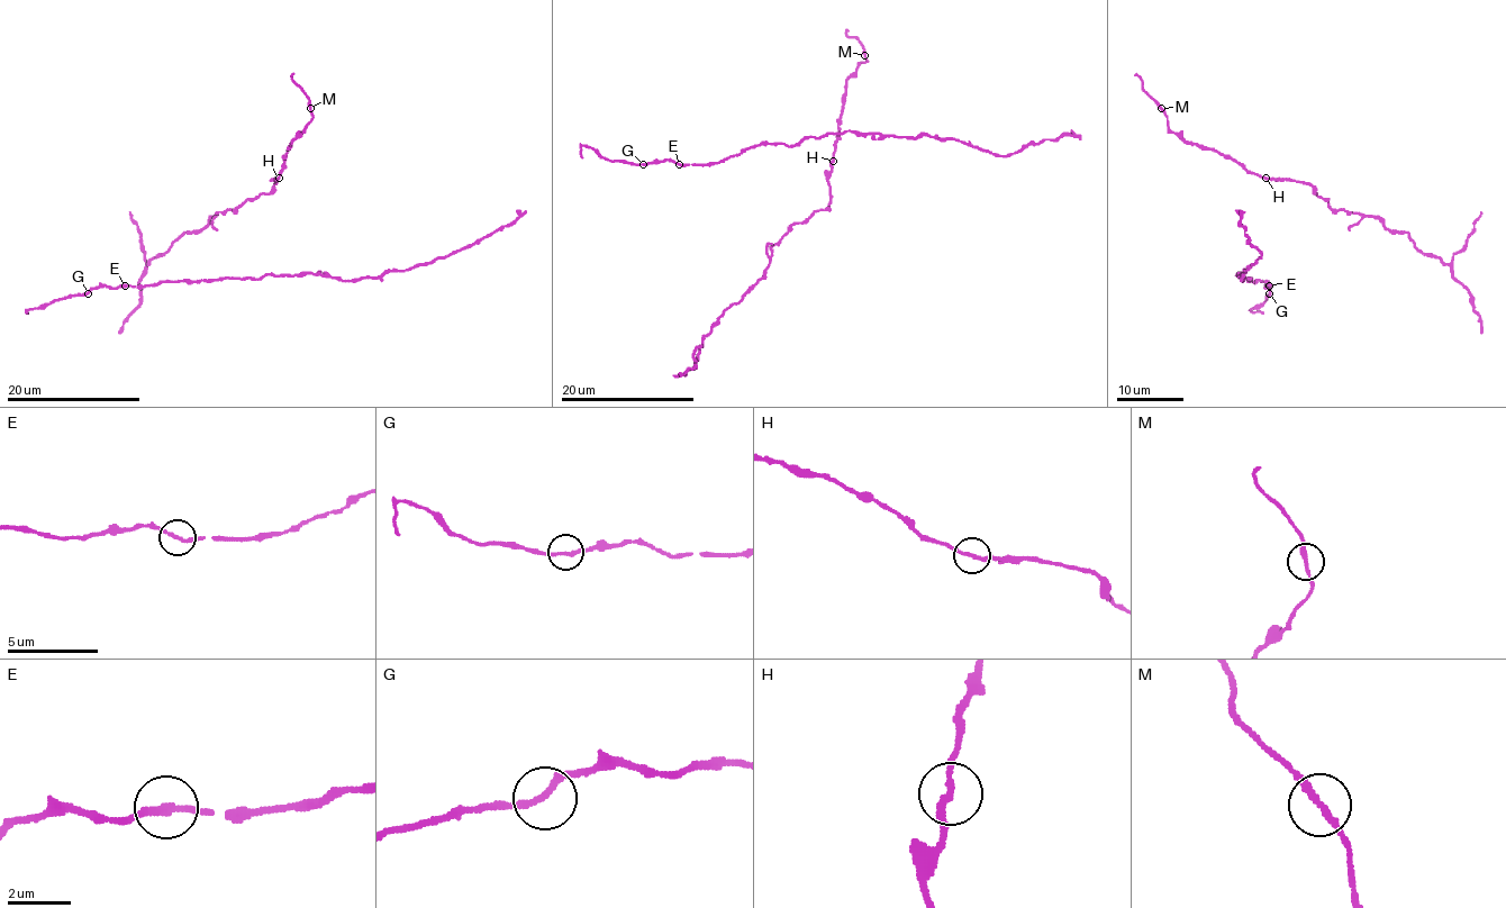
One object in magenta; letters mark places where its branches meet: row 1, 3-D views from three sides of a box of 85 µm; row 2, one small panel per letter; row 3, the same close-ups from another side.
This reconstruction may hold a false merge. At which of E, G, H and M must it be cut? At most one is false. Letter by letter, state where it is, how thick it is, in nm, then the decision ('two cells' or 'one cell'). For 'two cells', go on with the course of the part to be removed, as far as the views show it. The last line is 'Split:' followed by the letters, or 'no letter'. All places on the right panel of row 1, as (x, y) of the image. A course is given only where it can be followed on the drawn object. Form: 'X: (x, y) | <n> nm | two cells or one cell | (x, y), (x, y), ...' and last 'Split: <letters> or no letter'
E: (1269, 285) | 200 nm | one cell
G: (1269, 293) | 190 nm | one cell
H: (1266, 178) | 200 nm | one cell
M: (1161, 108) | 200 nm | one cell
Split: no letter

